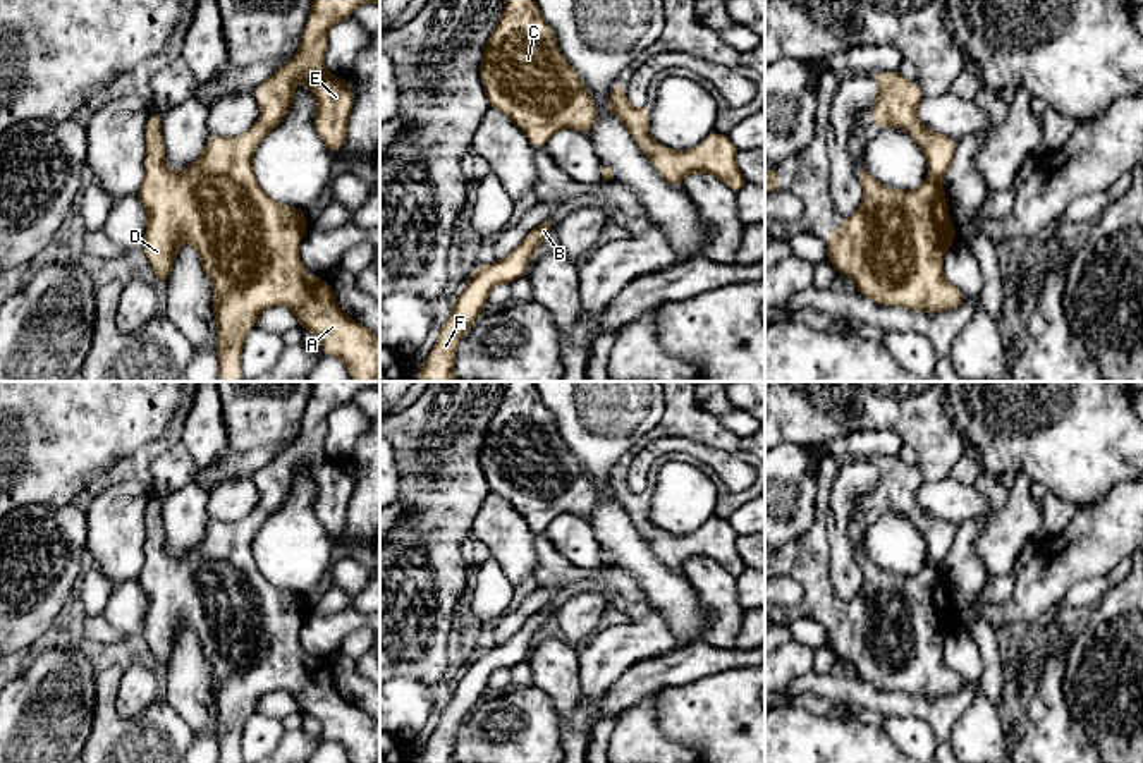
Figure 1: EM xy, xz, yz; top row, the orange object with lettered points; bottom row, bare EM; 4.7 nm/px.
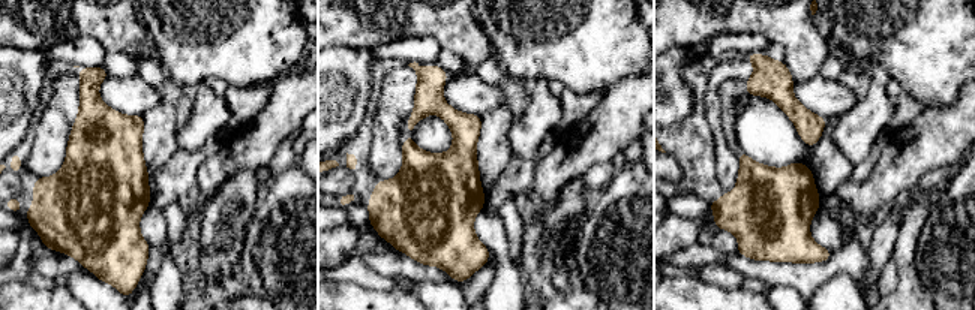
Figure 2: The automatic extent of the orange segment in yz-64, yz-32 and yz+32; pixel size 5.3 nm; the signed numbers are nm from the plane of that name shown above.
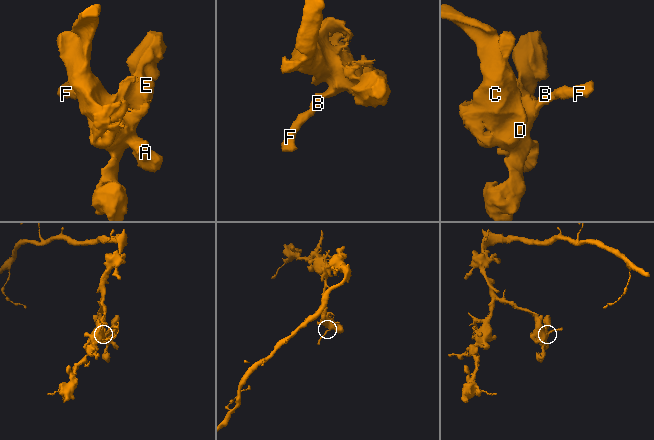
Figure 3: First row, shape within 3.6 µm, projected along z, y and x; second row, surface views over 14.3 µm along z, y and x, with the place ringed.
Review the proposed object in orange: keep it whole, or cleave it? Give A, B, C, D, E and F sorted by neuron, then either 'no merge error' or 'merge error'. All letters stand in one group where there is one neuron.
A B C D E F | no merge error

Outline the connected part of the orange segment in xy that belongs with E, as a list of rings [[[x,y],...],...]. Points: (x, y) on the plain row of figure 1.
[[[313,382],[297,438],[251,476],[260,485],[258,507],[235,522],[210,519],[203,538],[187,553],[177,557],[165,548],[162,497],[155,493],[146,507],[144,562],[136,579],[146,596],[143,638],[153,658],[167,670],[179,631],[187,627],[198,636],[201,653],[213,667],[218,763],[241,763],[244,725],[258,699],[270,691],[289,693],[303,715],[318,718],[321,739],[342,744],[351,763],[380,761],[380,722],[337,691],[330,668],[304,660],[299,643],[309,612],[304,596],[273,586],[253,555],[256,531],[290,495],[299,466],[308,467],[316,485],[313,507],[328,536],[335,540],[344,531],[354,479],[347,464],[332,461],[325,452],[327,418],[335,407],[352,402],[363,388],[380,388],[380,382]]]

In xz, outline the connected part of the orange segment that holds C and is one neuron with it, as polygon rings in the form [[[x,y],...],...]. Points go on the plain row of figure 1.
[[[507,382],[480,449],[480,464],[492,493],[505,498],[536,533],[562,514],[591,519],[596,490],[562,440],[535,382]]]

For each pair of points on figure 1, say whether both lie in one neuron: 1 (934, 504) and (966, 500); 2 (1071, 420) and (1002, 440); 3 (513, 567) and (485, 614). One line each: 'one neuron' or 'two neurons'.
1: one neuron
2: one neuron
3: two neurons

